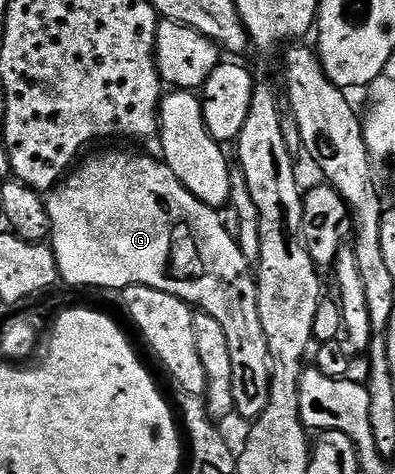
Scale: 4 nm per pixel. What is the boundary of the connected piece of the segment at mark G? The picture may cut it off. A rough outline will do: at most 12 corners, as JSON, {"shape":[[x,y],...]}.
{"shape":[[100,152],[46,196],[60,280],[210,314],[235,415],[270,402],[256,276],[163,159]]}

